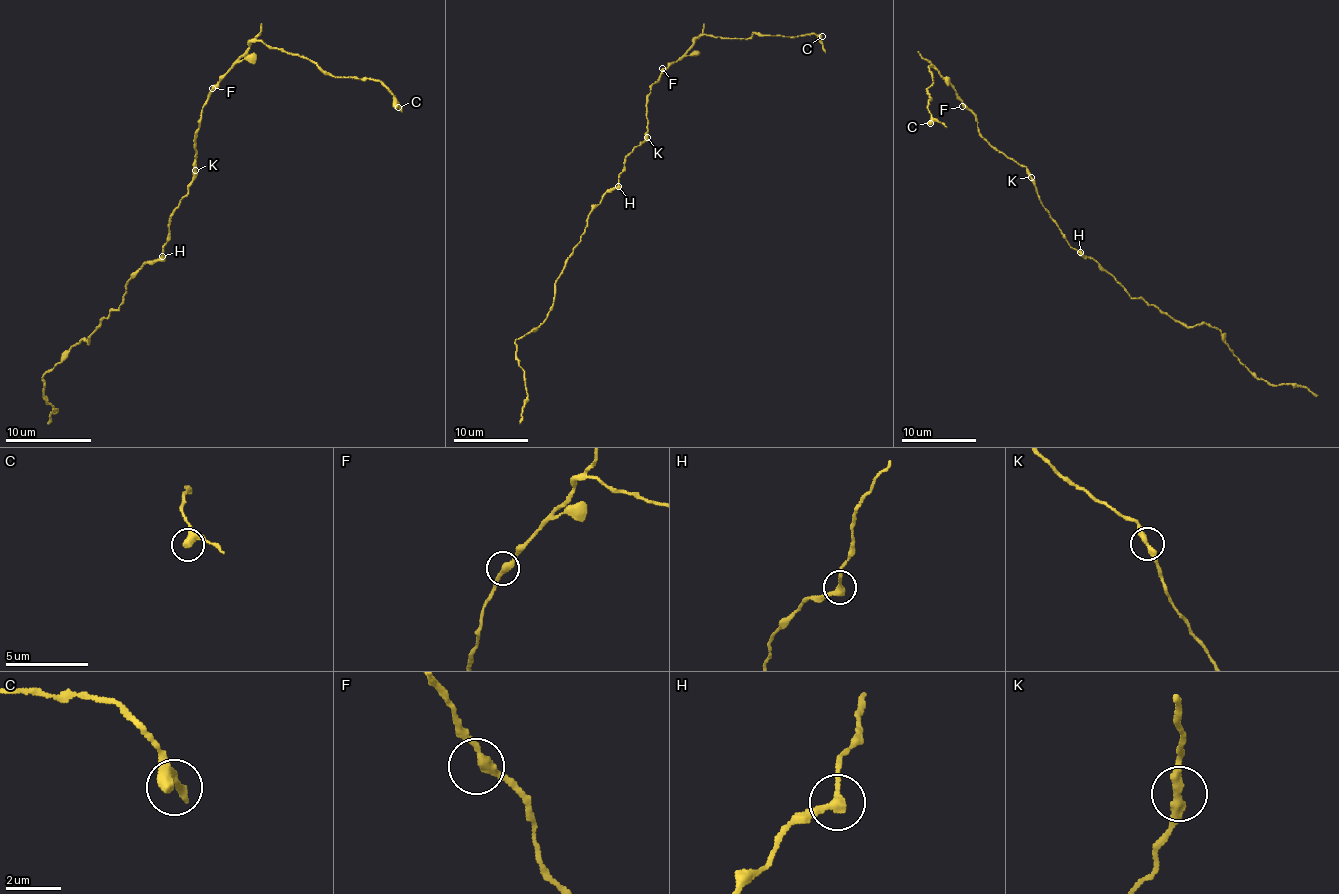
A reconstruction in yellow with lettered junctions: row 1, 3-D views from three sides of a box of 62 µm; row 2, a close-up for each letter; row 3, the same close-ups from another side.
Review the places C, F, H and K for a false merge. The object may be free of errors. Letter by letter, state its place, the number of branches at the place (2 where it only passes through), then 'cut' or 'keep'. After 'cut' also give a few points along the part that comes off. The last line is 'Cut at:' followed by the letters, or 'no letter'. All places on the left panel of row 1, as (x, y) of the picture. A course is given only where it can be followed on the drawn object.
C: place (398, 107); branches 2; keep
F: place (212, 88); branches 2; keep
H: place (162, 256); branches 2; keep
K: place (195, 170); branches 2; keep
Cut at: no letter

